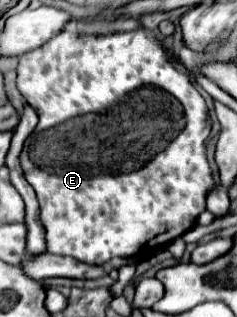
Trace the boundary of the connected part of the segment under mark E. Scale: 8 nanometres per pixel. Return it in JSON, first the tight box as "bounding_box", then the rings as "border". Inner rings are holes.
{"bounding_box":[17,27,215,265],"border":[[[137,27],[129,33],[113,33],[113,35],[101,35],[101,37],[81,37],[75,31],[61,31],[51,41],[41,45],[39,49],[27,51],[19,57],[17,65],[17,87],[25,101],[37,111],[39,125],[33,131],[33,135],[27,139],[27,153],[23,149],[21,153],[21,167],[27,183],[35,189],[39,207],[41,207],[41,221],[47,229],[47,251],[53,255],[65,255],[75,257],[77,261],[89,263],[89,265],[103,265],[113,257],[131,257],[131,255],[147,255],[153,253],[157,247],[167,247],[173,239],[181,237],[185,231],[189,231],[195,223],[195,219],[205,211],[205,199],[207,193],[215,187],[211,167],[207,163],[205,155],[205,139],[211,133],[211,117],[209,107],[201,93],[195,89],[191,79],[173,67],[171,57],[165,49],[165,45],[151,37],[145,27]],[[155,85],[175,99],[145,99],[145,91],[141,87]]]}

